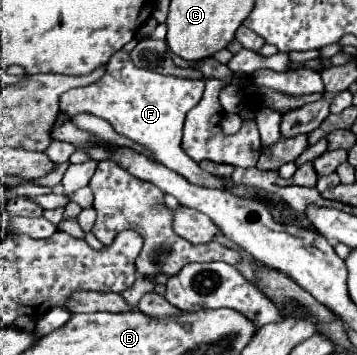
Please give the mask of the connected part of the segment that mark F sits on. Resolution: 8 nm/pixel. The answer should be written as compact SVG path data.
M117 51L109 59L109 63L105 67L105 75L99 81L95 81L87 87L71 89L59 97L59 111L69 115L69 117L75 117L81 113L91 113L95 117L101 117L101 119L109 121L111 127L119 135L151 149L159 163L163 163L165 167L169 167L175 173L179 173L181 177L185 177L189 183L209 187L209 189L225 189L225 191L231 191L233 195L243 197L243 199L265 201L275 219L279 219L283 223L299 225L301 229L315 231L311 221L307 221L305 215L287 211L283 207L283 201L277 195L271 195L271 193L267 193L259 187L253 187L253 185L243 185L243 183L235 183L231 179L215 177L211 173L205 173L195 161L189 161L187 153L179 147L181 145L181 131L183 131L183 121L185 121L187 111L193 105L197 105L197 101L201 99L203 85L205 83L201 79L181 79L181 77L161 75L161 73L155 73L149 69L139 69L133 65L129 53Z

